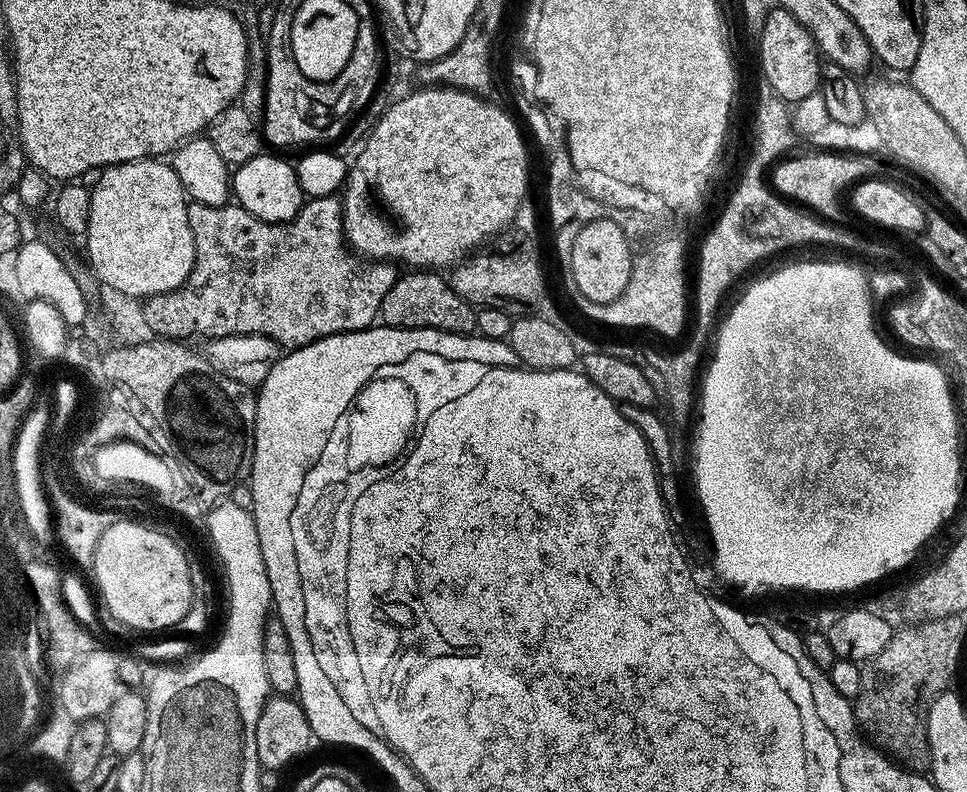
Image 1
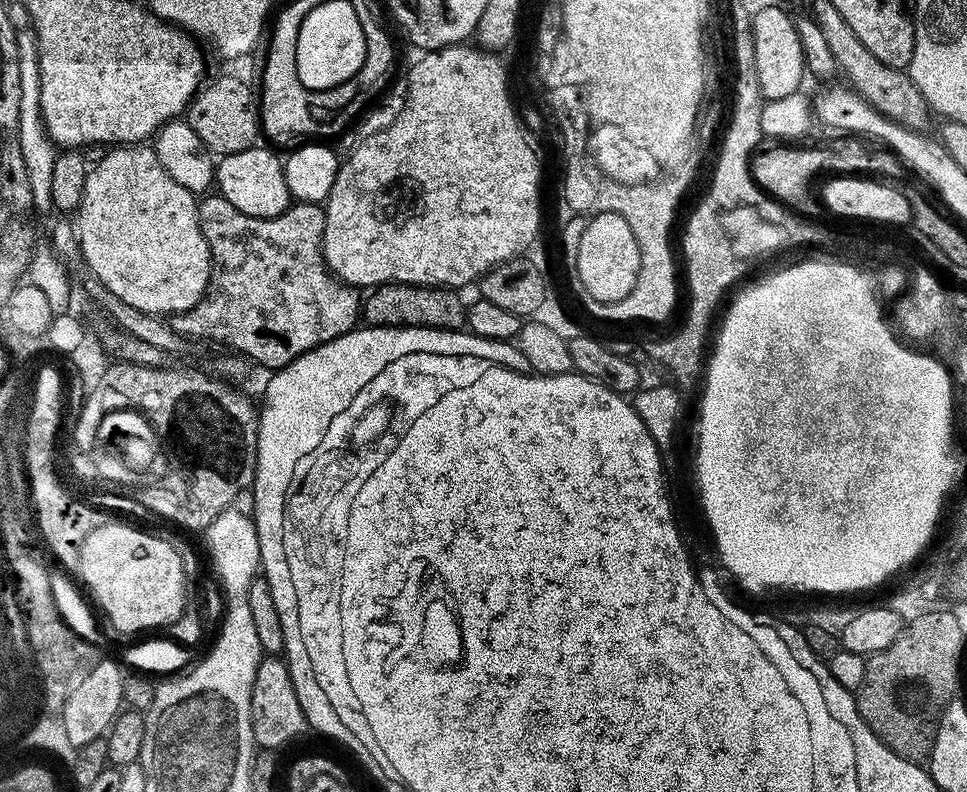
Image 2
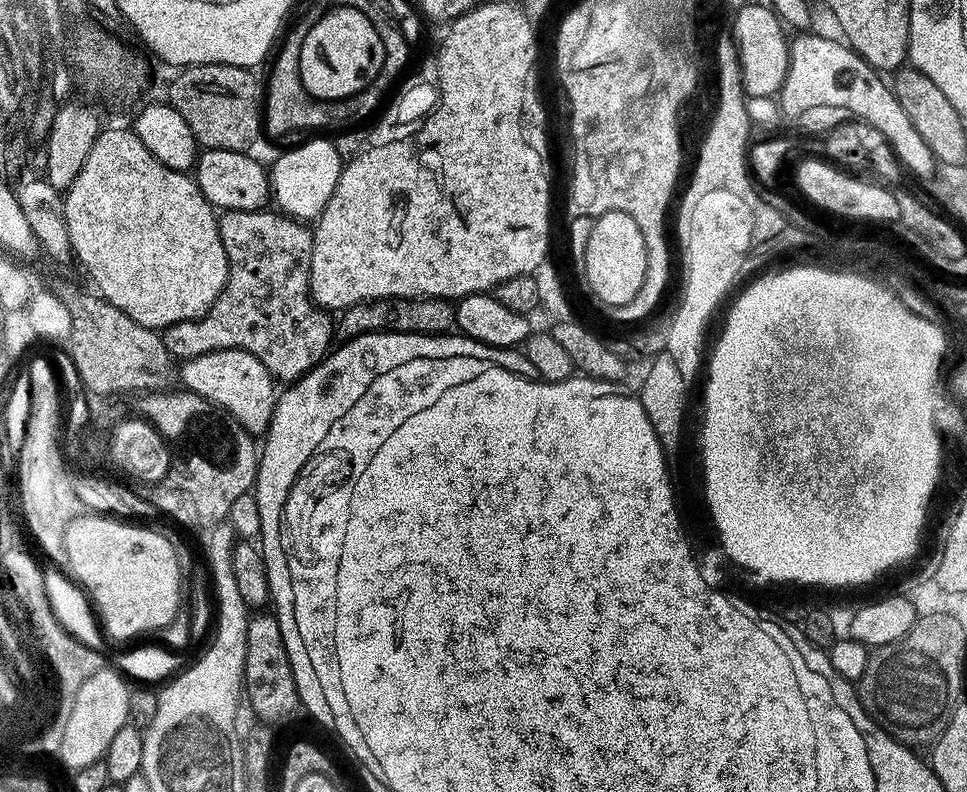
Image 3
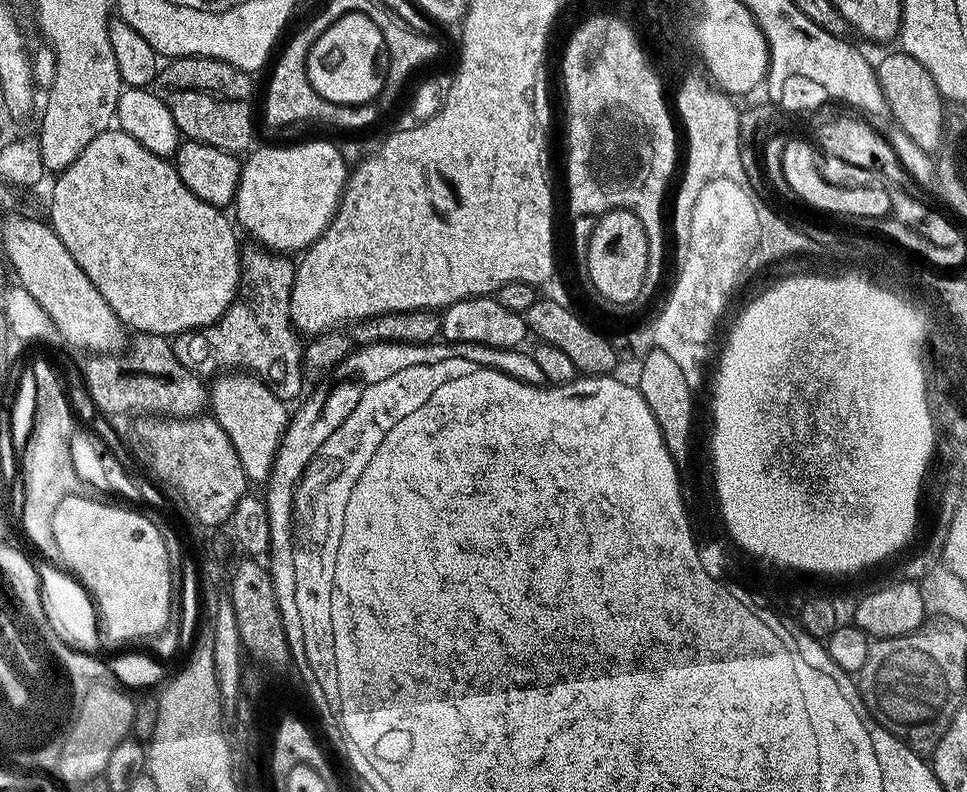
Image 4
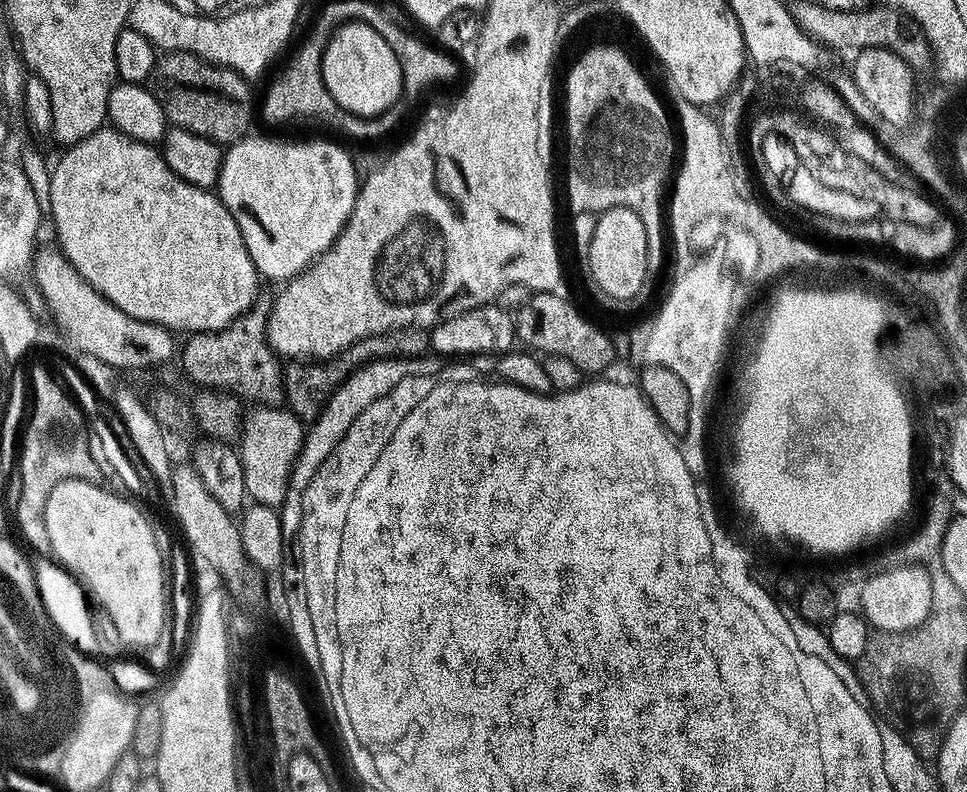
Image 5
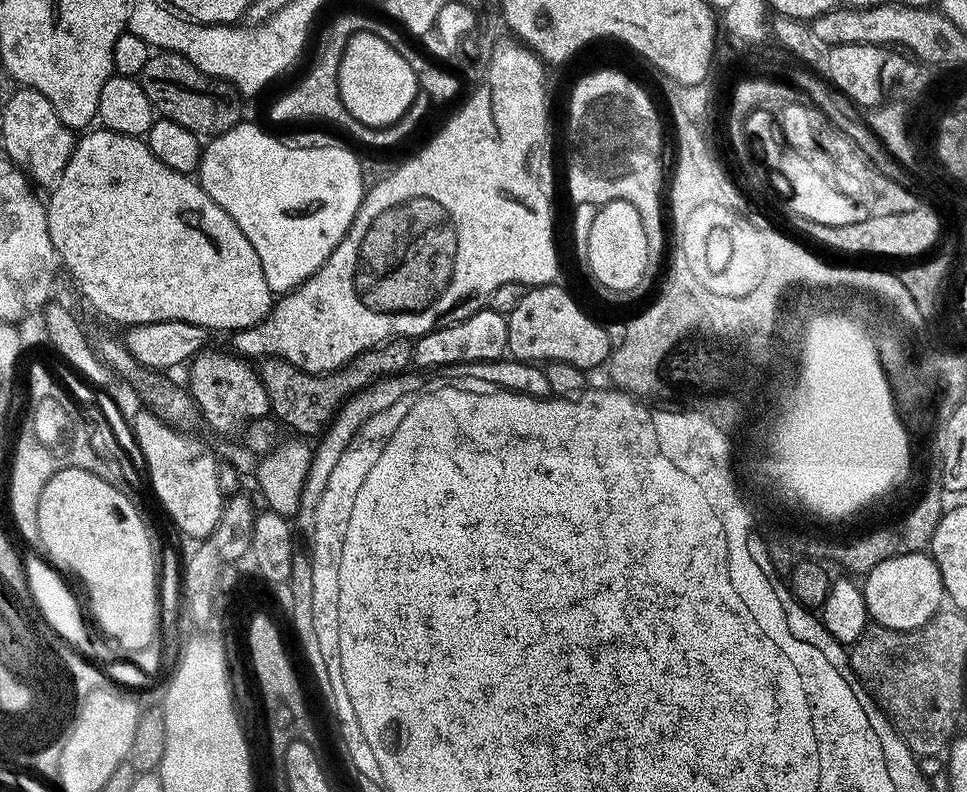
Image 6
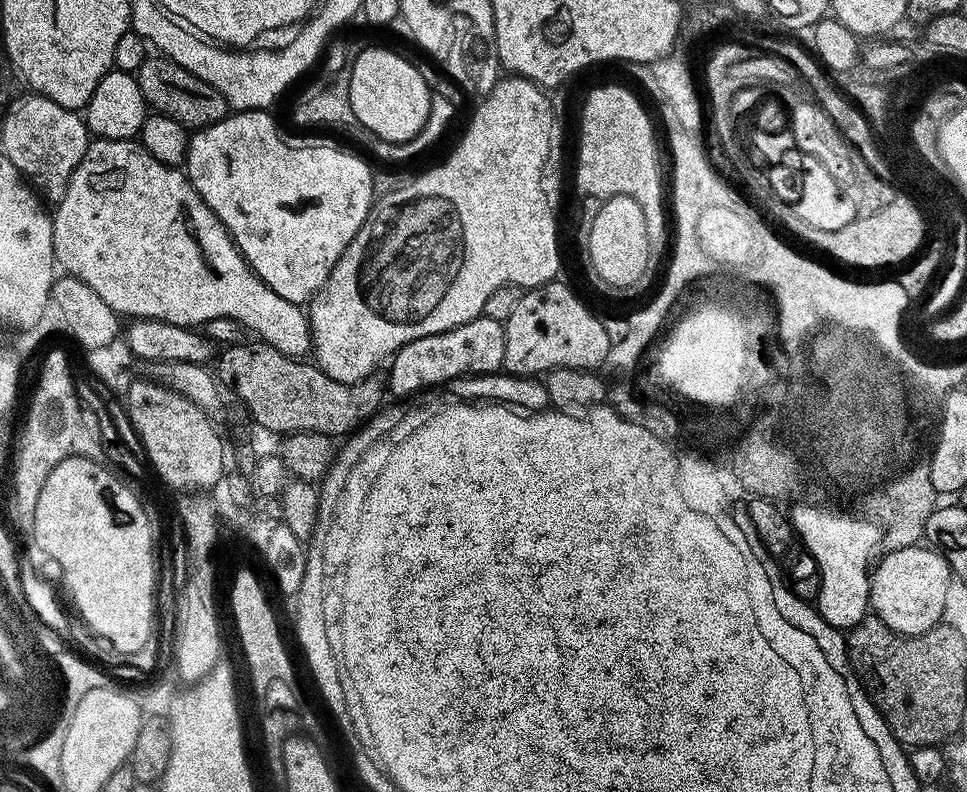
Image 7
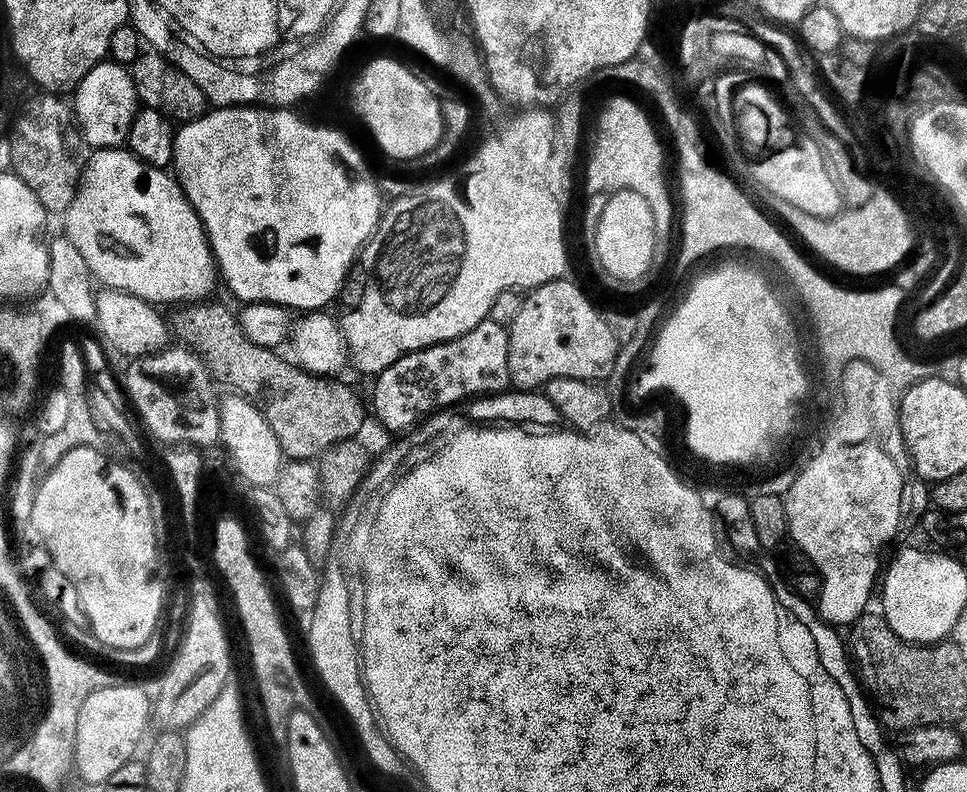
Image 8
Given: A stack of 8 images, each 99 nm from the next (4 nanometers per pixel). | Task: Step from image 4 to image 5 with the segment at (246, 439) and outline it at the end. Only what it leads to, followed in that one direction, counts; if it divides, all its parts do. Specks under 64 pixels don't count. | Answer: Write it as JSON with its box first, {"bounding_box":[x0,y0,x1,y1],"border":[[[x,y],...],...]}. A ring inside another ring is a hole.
{"bounding_box":[238,406,306,508],"border":[[[256,406],[243,417],[238,453],[247,497],[255,504],[273,508],[283,503],[292,468],[300,455],[306,428],[299,416],[286,408]]]}

